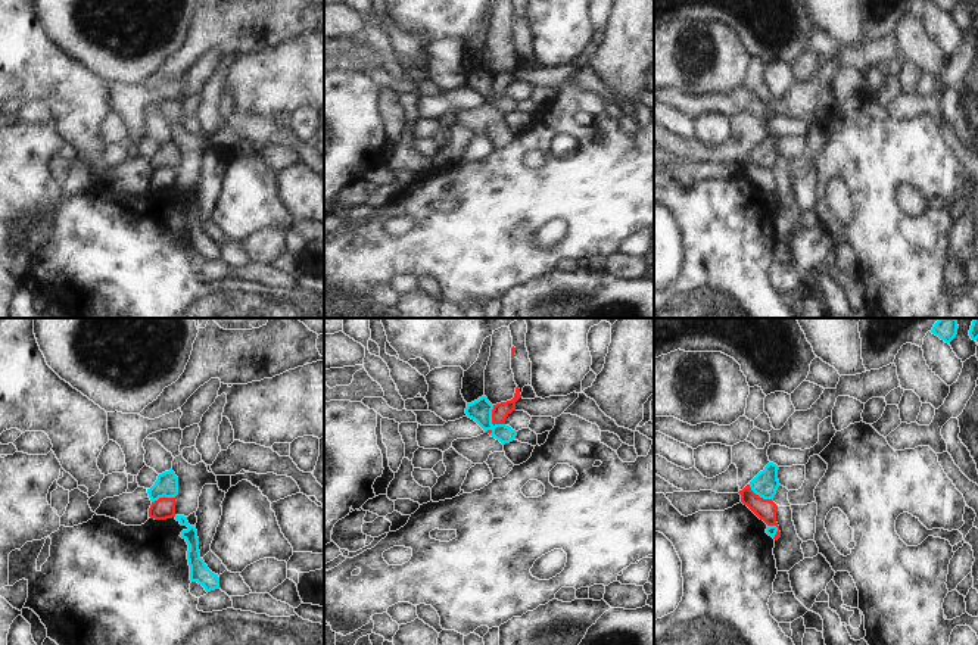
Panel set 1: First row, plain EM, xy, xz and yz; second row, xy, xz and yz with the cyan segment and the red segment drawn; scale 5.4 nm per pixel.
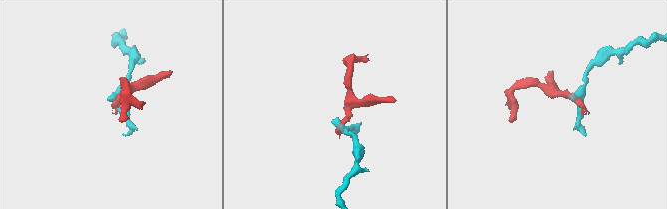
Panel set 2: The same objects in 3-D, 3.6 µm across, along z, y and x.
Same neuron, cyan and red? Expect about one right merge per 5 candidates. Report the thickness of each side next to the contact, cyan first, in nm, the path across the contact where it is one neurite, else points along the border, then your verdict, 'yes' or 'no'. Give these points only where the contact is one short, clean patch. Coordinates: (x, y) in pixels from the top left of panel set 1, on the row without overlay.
120/90 nm | along xz (492, 75), (492, 93), (504, 94) | no

